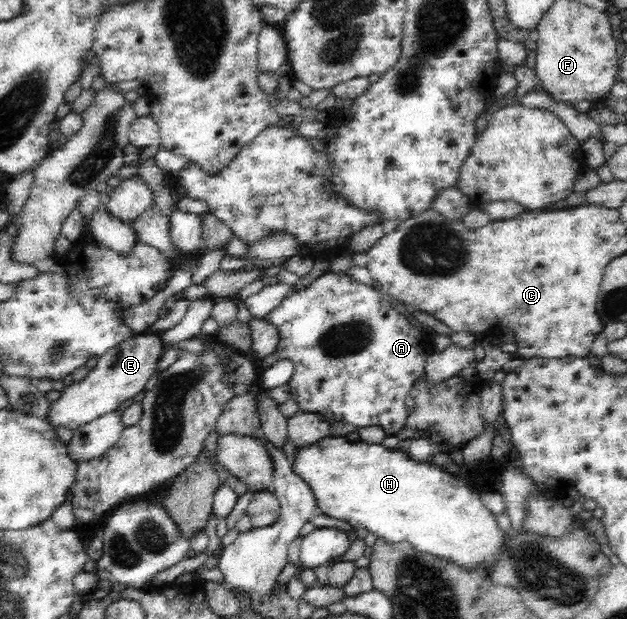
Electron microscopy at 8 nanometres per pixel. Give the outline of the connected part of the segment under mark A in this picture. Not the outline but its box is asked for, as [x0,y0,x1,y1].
[260,271,432,436]

